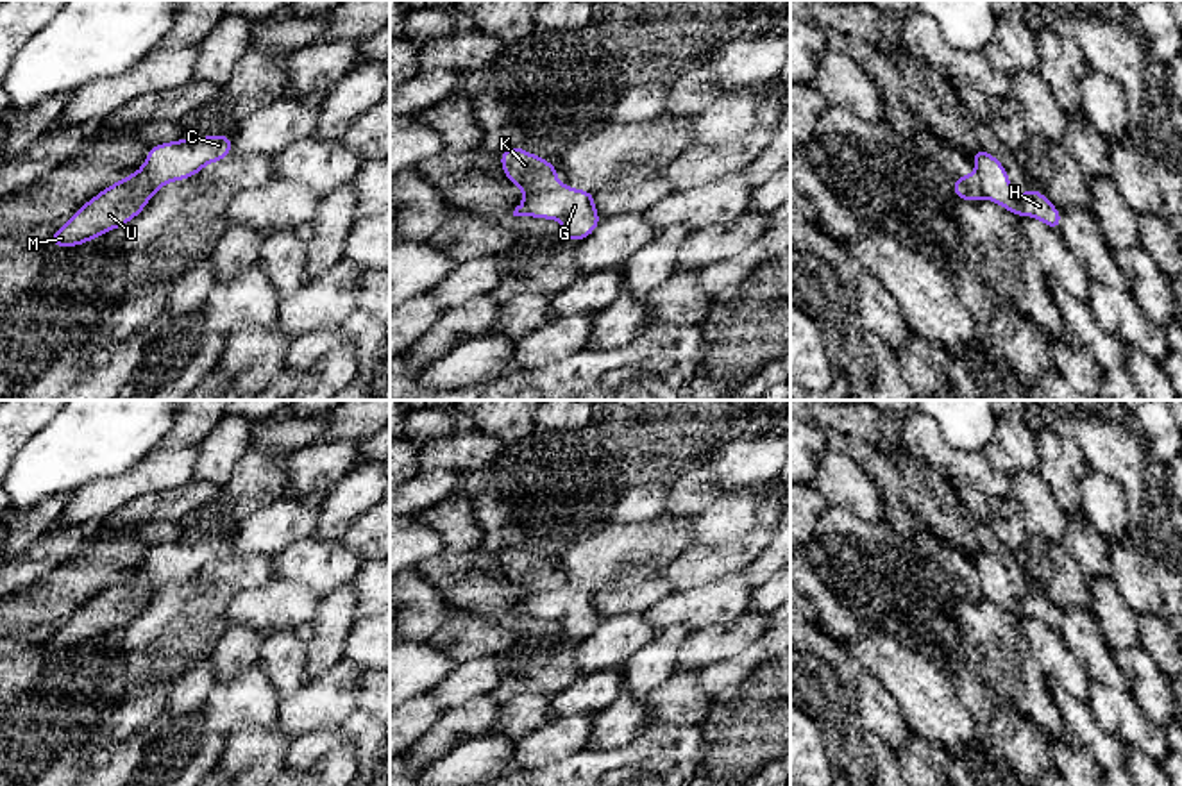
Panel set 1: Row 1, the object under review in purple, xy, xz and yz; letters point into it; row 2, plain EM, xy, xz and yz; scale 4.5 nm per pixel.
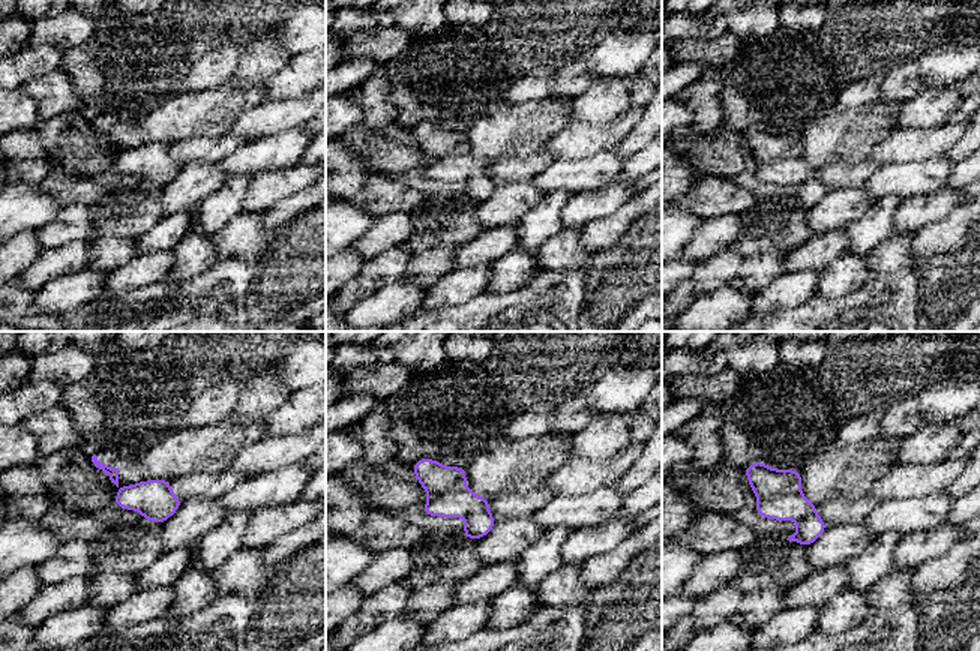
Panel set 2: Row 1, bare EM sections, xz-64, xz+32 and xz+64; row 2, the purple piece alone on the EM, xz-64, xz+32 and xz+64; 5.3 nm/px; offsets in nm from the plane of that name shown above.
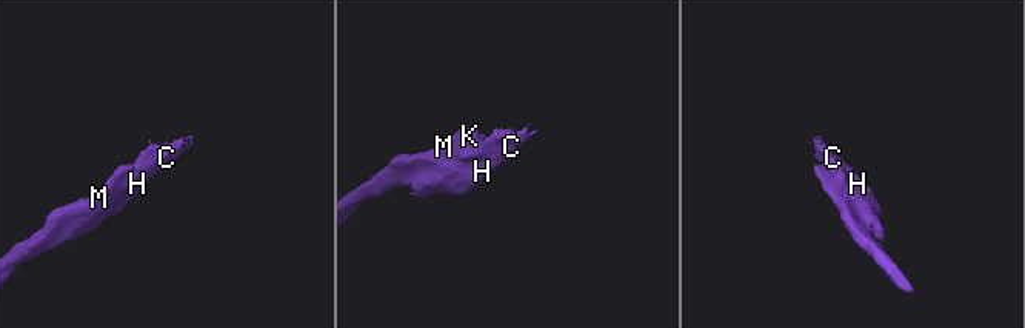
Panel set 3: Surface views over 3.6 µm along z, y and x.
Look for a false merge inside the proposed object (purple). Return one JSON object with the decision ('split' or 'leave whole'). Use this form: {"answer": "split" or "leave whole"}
{"answer": "split"}

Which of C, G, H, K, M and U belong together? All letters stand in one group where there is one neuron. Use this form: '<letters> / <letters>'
C G H / K M U

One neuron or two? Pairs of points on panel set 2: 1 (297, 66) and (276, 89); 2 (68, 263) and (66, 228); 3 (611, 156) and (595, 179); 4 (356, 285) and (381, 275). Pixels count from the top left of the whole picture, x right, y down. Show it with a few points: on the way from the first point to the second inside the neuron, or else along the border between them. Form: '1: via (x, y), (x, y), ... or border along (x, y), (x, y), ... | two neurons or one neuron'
1: via (293, 72), (282, 83) | one neuron
2: border along (89, 240), (69, 240), (42, 251) | two neurons
3: via (607, 162), (596, 173) | one neuron
4: via (362, 284), (375, 275) | one neuron

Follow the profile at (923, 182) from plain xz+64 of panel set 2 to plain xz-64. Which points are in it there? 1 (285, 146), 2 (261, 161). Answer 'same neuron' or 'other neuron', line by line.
1: same neuron
2: same neuron

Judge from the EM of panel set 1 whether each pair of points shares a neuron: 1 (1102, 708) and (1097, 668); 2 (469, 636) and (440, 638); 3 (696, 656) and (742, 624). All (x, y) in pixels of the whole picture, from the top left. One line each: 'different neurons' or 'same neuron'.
1: different neurons
2: same neuron
3: same neuron

